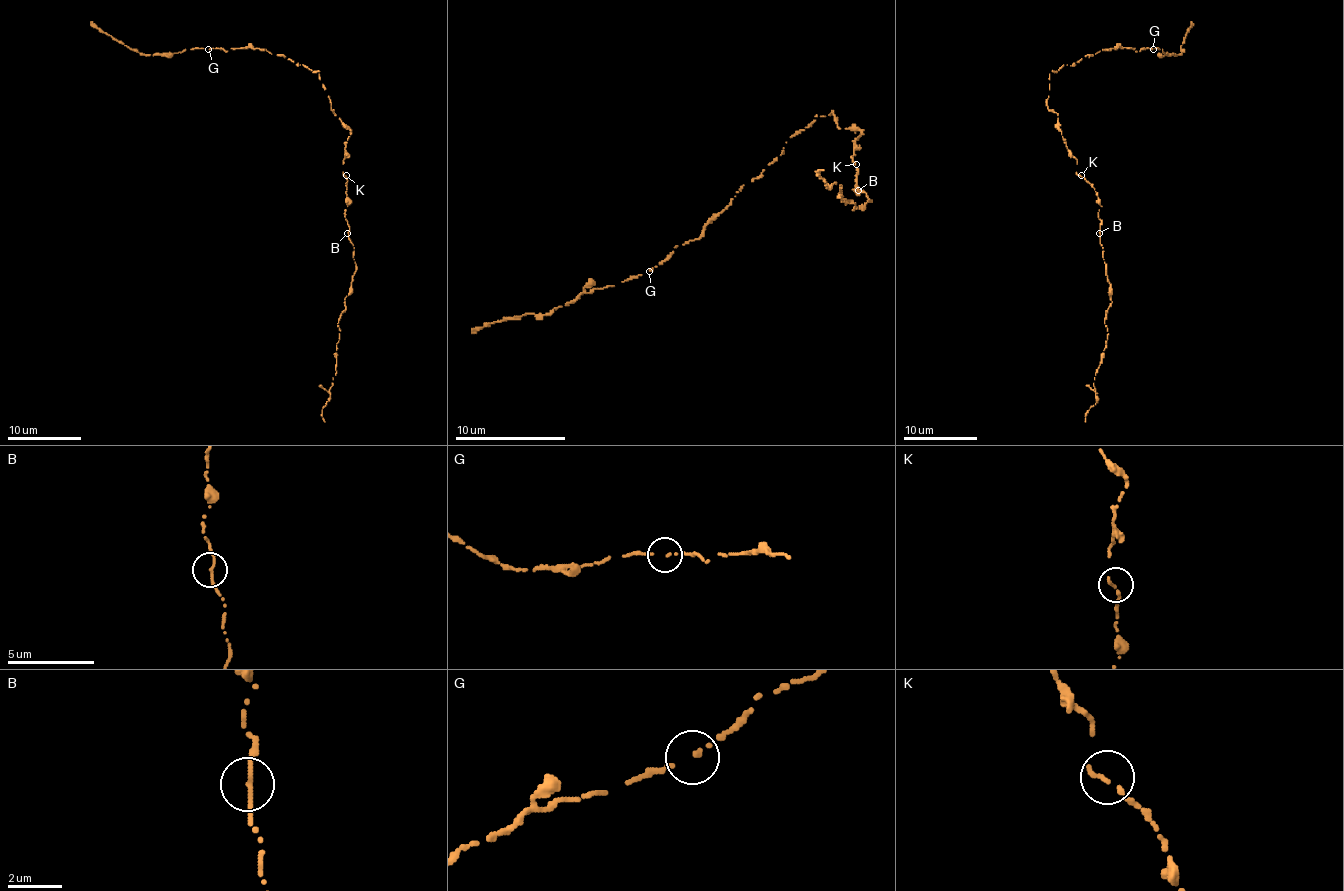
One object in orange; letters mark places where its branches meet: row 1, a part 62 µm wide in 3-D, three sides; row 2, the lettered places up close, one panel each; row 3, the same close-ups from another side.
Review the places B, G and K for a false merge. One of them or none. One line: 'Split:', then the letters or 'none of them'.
Split: none of them

